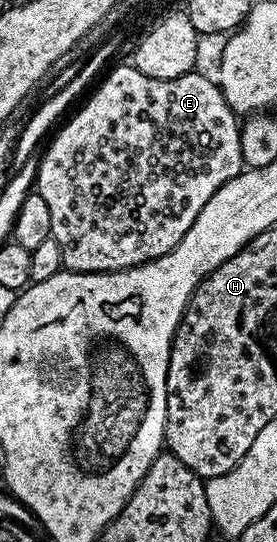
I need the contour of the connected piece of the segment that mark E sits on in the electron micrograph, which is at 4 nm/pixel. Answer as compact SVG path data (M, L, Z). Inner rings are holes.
M133 64L126 66L118 66L102 83L98 86L98 91L87 100L82 106L82 111L55 136L50 142L50 147L46 150L46 155L42 158L42 163L38 166L38 186L36 182L36 193L44 196L44 204L48 204L48 216L52 216L52 224L50 225L50 237L56 240L56 244L60 244L60 252L62 253L62 265L65 269L72 272L84 272L85 274L99 274L100 272L112 272L113 270L127 270L133 266L139 266L145 262L151 262L153 258L164 256L172 248L176 248L176 244L180 244L180 240L184 236L184 232L188 232L188 228L192 228L192 224L196 220L196 216L200 216L200 208L204 208L204 204L208 204L208 200L212 200L212 196L224 184L228 184L228 180L232 180L237 174L241 174L244 169L242 161L242 149L240 148L240 129L239 115L234 113L234 109L228 104L228 100L222 95L222 88L218 85L213 77L205 78L199 72L191 72L180 76L179 78L169 78L168 80L160 80L152 76L144 76L144 72L140 72Z

